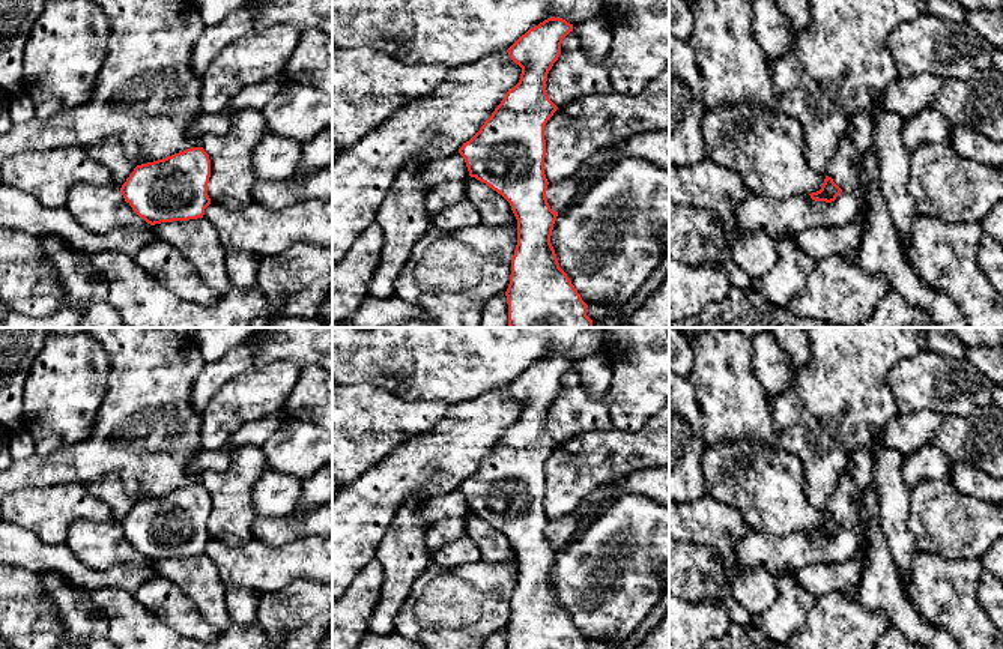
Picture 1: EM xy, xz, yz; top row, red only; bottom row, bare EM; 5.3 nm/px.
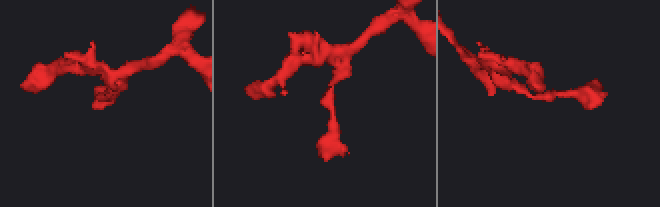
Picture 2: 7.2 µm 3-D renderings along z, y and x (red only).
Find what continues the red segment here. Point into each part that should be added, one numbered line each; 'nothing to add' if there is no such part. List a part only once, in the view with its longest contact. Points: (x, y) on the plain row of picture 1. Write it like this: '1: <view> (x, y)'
nothing to add

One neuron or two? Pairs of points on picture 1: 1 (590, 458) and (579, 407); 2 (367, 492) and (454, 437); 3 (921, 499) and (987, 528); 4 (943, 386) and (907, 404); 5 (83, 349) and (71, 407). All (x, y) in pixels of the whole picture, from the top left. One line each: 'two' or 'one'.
1: two
2: one
3: one
4: one
5: one

